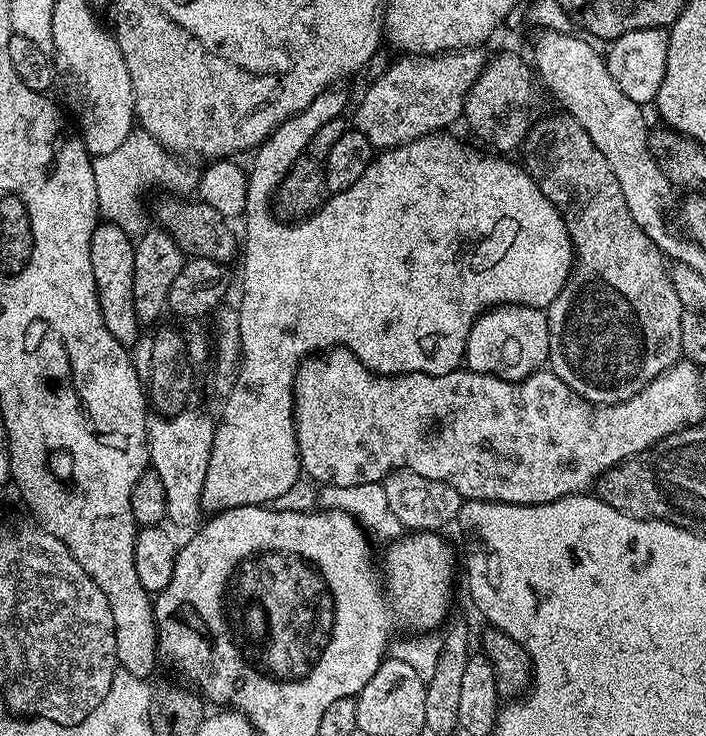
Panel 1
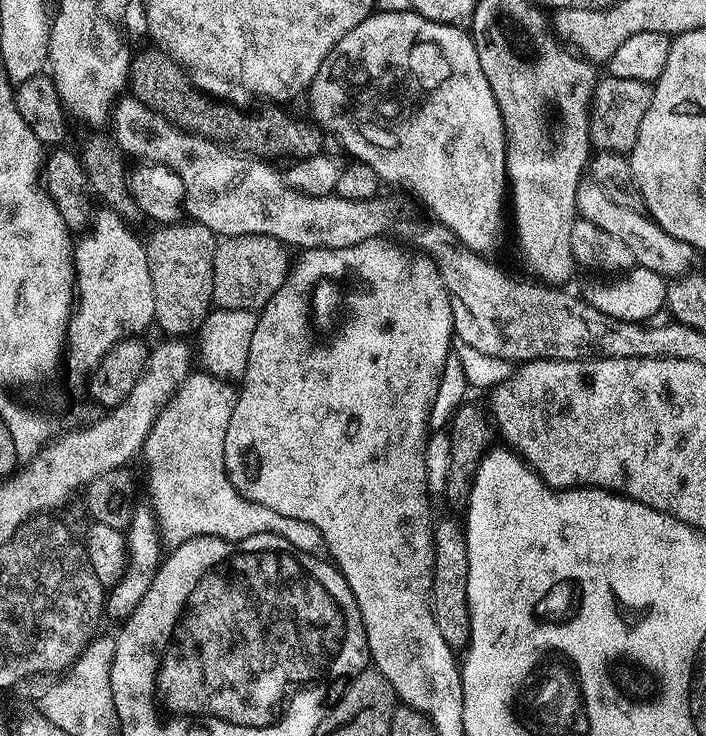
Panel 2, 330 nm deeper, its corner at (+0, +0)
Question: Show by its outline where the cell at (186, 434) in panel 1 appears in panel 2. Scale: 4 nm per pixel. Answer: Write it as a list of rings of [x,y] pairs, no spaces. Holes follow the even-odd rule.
[[[196,370],[176,385],[160,413],[156,415],[156,421],[148,432],[148,439],[143,441],[142,448],[144,464],[148,467],[148,496],[152,499],[150,511],[155,517],[161,545],[171,550],[194,536],[221,536],[223,540],[241,540],[254,534],[274,534],[286,538],[290,546],[306,554],[327,557],[328,544],[320,531],[310,526],[310,522],[286,518],[286,514],[278,514],[278,510],[270,510],[270,506],[250,502],[245,496],[238,494],[238,490],[230,482],[226,474],[224,451],[226,430],[230,426],[230,414],[234,414],[237,395],[237,389],[229,381],[219,380],[203,370]]]

